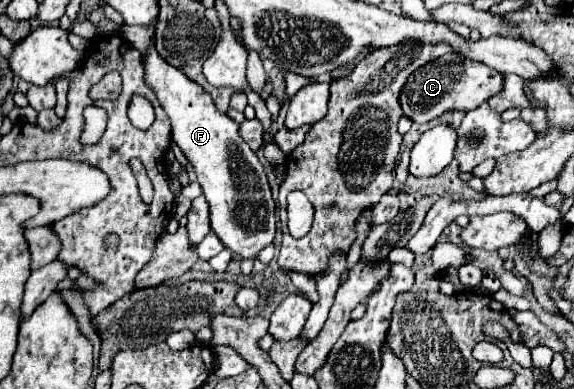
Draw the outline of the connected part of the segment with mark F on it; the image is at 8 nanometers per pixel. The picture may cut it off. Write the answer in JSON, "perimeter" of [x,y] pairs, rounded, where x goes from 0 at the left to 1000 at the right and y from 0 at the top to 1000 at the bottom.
{"perimeter":[[[270,111],[260,116],[249,141],[249,177],[253,213],[267,229],[284,285],[298,306],[301,362],[336,424],[343,465],[354,481],[354,501],[368,532],[368,589],[406,650],[423,666],[444,661],[479,614],[483,532],[472,506],[465,445],[437,378],[423,362],[416,316],[395,290],[385,290],[347,213],[333,208],[315,177],[294,167],[270,126]]]}

